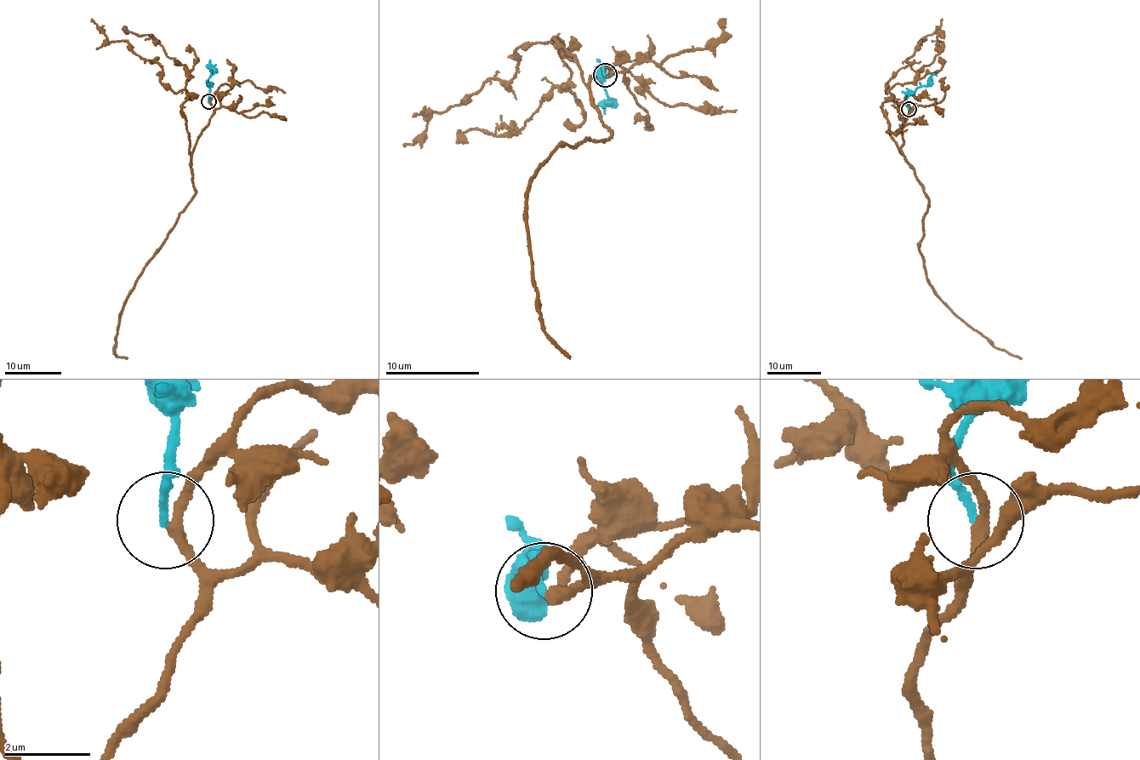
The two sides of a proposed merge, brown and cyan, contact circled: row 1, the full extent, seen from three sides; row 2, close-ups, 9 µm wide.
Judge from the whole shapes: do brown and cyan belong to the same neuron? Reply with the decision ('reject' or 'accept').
accept

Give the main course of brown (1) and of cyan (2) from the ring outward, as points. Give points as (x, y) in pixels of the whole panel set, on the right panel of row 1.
1: (909, 109), (902, 129), (902, 153), (929, 204), (920, 249), (933, 292), (994, 346), (1022, 357)
2: (908, 109), (905, 100), (934, 74), (937, 76)

